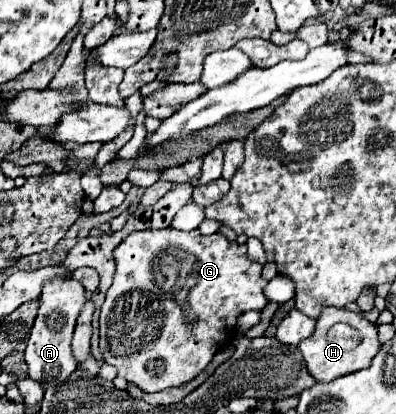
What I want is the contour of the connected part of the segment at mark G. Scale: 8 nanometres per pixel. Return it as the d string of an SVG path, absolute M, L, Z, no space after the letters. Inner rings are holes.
M174 228L138 230L138 232L132 232L126 240L122 240L118 244L118 248L114 248L114 260L116 260L116 276L114 276L112 286L108 288L108 294L106 294L106 300L102 306L102 314L100 314L100 352L108 364L118 368L118 376L126 378L130 384L136 384L144 392L160 392L160 390L180 386L180 384L196 378L208 366L208 362L220 348L220 344L226 342L234 334L236 318L246 310L262 310L268 304L268 298L264 296L264 286L268 282L260 276L262 266L254 264L246 258L246 244L230 242L220 232L202 236L198 230L190 230L190 232L182 232L182 230L174 230Z

